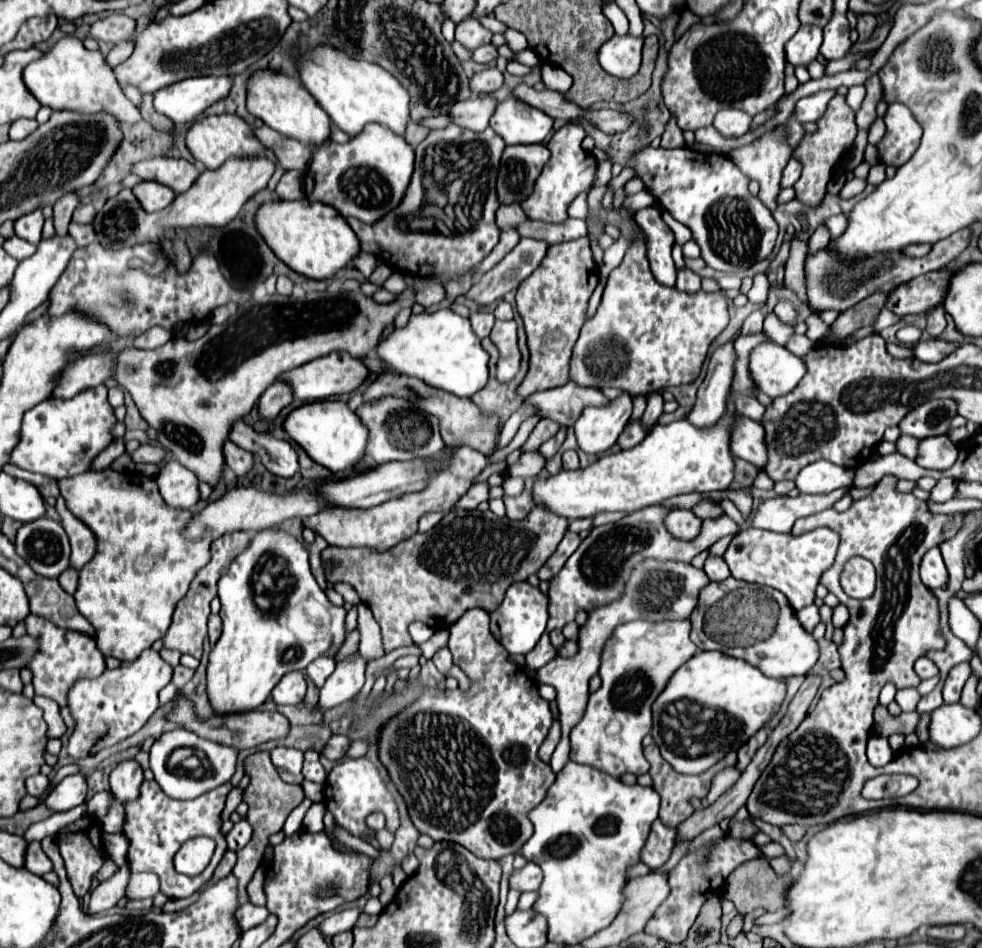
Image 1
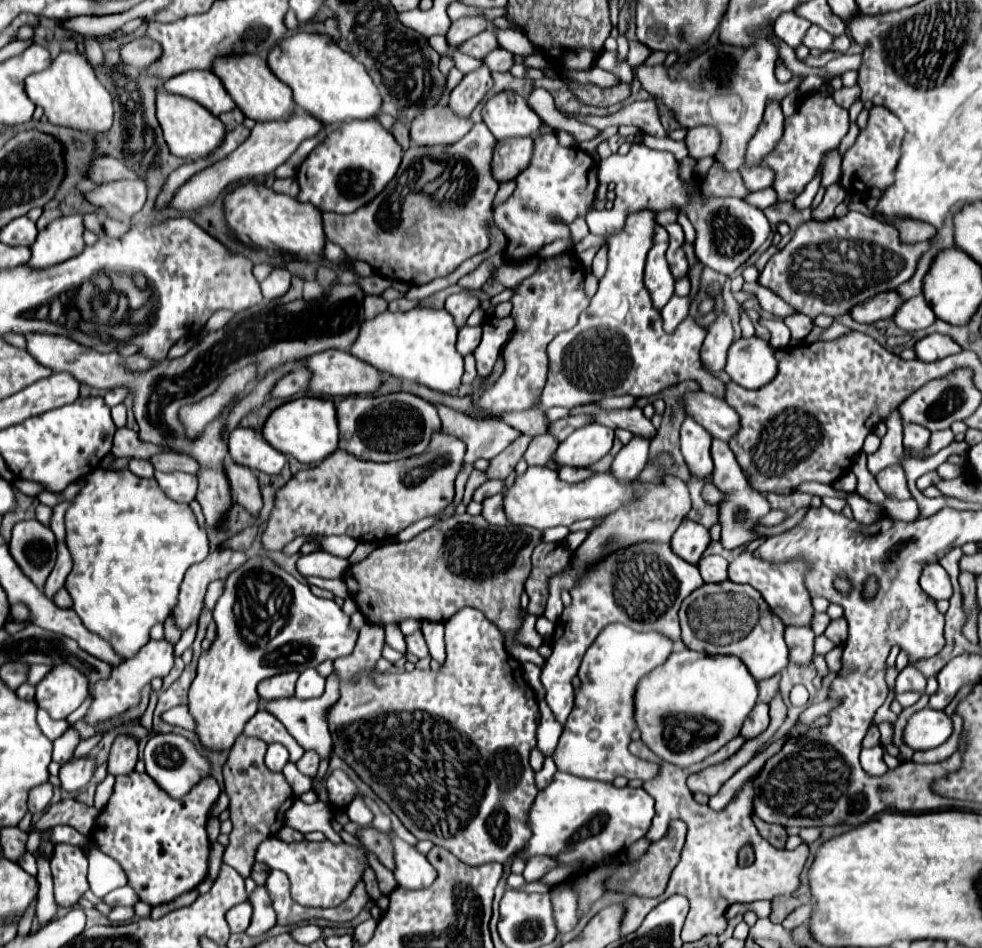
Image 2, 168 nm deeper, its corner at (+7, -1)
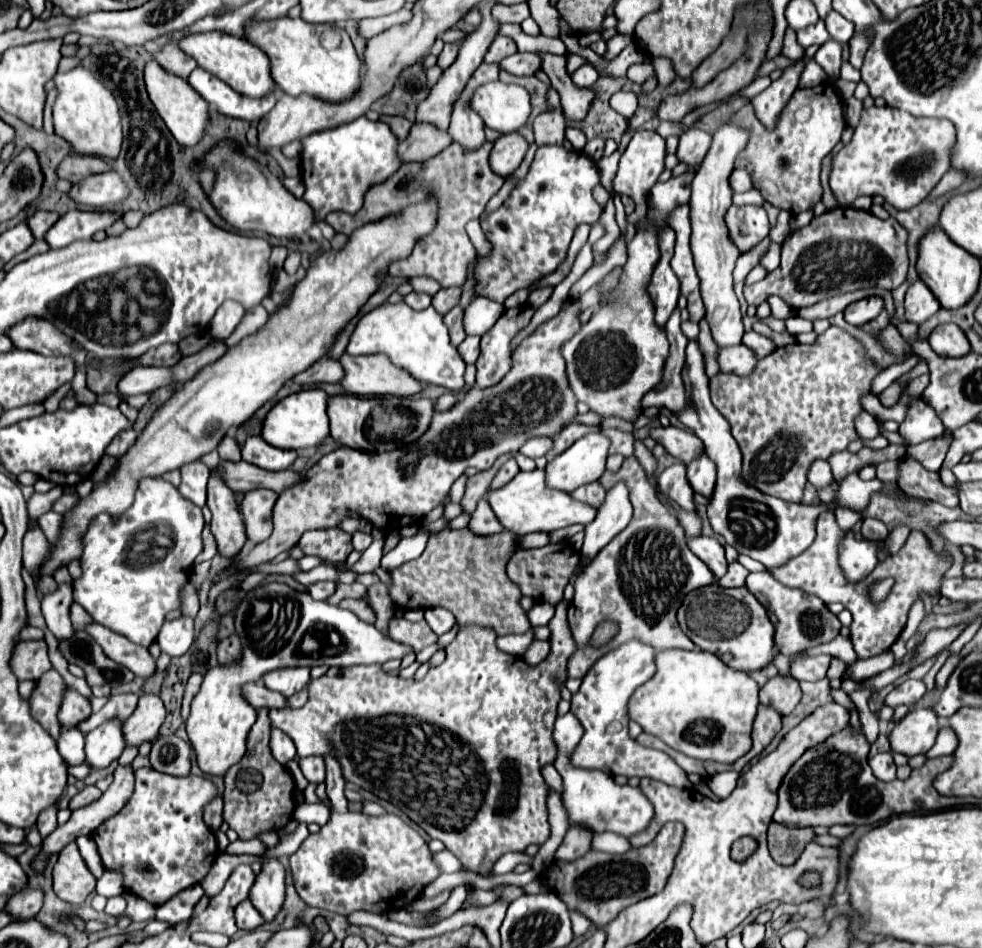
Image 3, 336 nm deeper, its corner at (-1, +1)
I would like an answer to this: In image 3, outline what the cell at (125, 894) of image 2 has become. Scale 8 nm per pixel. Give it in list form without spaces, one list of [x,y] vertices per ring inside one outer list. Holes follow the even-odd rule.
[[[125,892],[119,894],[119,896],[113,896],[107,900],[107,906],[105,906],[105,912],[111,914],[111,916],[119,916],[123,914],[127,908],[127,900],[125,900]]]

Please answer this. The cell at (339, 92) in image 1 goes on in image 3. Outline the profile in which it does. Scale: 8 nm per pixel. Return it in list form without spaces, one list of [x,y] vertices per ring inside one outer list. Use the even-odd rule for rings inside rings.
[[[279,18],[275,22],[257,22],[251,26],[251,38],[255,46],[259,46],[263,52],[267,52],[271,60],[271,74],[277,82],[277,86],[289,94],[289,96],[301,96],[309,94],[325,102],[345,102],[353,98],[361,88],[361,74],[363,74],[363,62],[355,52],[355,46],[349,38],[349,34],[339,28],[339,46],[325,48],[321,44],[321,34],[327,30],[327,24],[309,24],[301,18]]]

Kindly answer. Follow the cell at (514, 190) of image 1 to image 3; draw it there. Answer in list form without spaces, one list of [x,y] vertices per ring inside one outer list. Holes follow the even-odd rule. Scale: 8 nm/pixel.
[[[519,132],[501,136],[499,140],[495,140],[495,146],[491,150],[491,158],[489,158],[491,168],[495,168],[499,176],[507,178],[523,162],[527,148],[529,148],[529,142]]]

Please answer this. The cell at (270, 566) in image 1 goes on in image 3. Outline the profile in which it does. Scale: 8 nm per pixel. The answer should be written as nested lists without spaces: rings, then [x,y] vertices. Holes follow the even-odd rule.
[[[267,578],[267,582],[261,582],[257,588],[245,594],[241,604],[235,610],[235,632],[241,638],[241,656],[239,660],[231,664],[219,664],[207,670],[201,690],[195,696],[191,704],[191,714],[187,718],[187,734],[191,740],[191,746],[197,756],[197,764],[205,774],[225,774],[239,758],[245,754],[245,738],[251,726],[257,720],[257,710],[245,700],[243,686],[247,682],[261,680],[267,672],[287,668],[287,666],[355,666],[355,664],[383,664],[393,658],[403,658],[407,652],[411,652],[409,646],[399,644],[391,638],[381,636],[381,632],[359,620],[353,612],[343,610],[339,606],[331,606],[327,600],[315,600],[309,592],[295,592],[283,582]]]

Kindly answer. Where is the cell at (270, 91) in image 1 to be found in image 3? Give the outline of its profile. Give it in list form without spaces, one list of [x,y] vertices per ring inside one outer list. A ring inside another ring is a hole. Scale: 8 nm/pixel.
[[[219,32],[193,34],[191,38],[187,38],[187,42],[179,42],[179,48],[189,56],[193,56],[201,68],[215,74],[243,96],[265,98],[277,90],[277,84],[271,76],[271,62],[267,54],[243,38],[235,38],[231,34],[219,34]]]

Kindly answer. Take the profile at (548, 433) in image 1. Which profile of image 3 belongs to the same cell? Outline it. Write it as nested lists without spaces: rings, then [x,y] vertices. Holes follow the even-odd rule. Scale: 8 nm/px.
[[[503,454],[501,458],[497,458],[497,462],[495,462],[489,470],[477,472],[475,476],[469,478],[467,488],[465,488],[465,496],[463,496],[463,500],[461,500],[461,506],[463,506],[465,512],[475,512],[477,502],[489,492],[491,480],[495,478],[495,474],[499,472],[499,468],[501,468],[509,458],[513,458],[513,454]]]

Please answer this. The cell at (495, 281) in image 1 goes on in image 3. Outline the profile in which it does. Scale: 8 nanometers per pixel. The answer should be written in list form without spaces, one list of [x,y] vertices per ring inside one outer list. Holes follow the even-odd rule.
[[[459,304],[455,308],[451,308],[445,314],[445,322],[447,322],[449,334],[451,334],[451,344],[459,346],[465,340],[465,336],[467,336],[465,328],[463,328],[463,308]]]

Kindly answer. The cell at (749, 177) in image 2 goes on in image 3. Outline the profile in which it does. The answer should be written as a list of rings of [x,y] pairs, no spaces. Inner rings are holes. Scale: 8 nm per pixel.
[[[733,170],[731,174],[731,188],[733,192],[747,192],[753,188],[753,180],[751,180],[751,174],[747,170]]]

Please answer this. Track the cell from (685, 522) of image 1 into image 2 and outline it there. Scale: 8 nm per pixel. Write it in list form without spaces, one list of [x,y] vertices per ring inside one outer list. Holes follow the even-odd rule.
[[[685,518],[671,538],[671,548],[683,560],[697,564],[699,558],[703,556],[703,552],[707,550],[709,542],[711,542],[709,530],[701,524]]]

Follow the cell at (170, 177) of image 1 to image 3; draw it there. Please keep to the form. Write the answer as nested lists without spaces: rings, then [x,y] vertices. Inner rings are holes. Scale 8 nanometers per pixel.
[[[71,154],[69,158],[65,158],[59,164],[59,178],[65,178],[73,184],[81,182],[87,176],[93,174],[103,174],[103,172],[111,172],[111,166],[105,162],[105,158],[101,156],[81,156],[81,154]]]

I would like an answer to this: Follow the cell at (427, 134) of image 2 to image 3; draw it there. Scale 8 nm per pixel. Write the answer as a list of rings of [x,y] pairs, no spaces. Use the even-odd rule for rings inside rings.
[[[417,122],[413,124],[409,138],[399,144],[399,154],[403,162],[425,162],[427,158],[433,158],[445,150],[451,142],[453,138],[447,130],[441,130],[427,122]]]

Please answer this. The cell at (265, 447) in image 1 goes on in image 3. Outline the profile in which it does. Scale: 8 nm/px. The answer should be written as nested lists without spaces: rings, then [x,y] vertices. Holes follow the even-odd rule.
[[[249,436],[241,448],[241,456],[245,462],[255,464],[263,470],[287,470],[295,462],[297,452],[275,448],[261,436]]]

